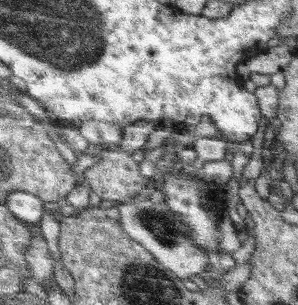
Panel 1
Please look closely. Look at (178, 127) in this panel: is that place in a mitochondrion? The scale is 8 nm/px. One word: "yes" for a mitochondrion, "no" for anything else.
no

